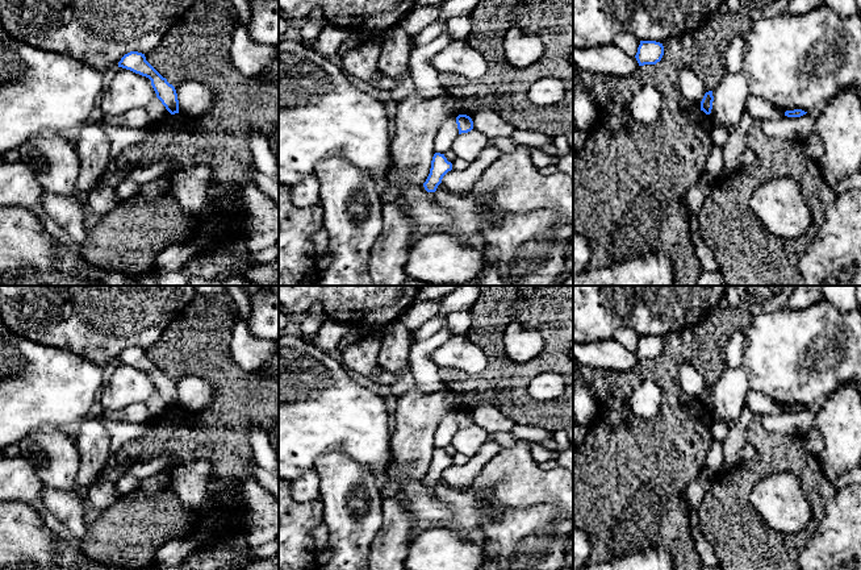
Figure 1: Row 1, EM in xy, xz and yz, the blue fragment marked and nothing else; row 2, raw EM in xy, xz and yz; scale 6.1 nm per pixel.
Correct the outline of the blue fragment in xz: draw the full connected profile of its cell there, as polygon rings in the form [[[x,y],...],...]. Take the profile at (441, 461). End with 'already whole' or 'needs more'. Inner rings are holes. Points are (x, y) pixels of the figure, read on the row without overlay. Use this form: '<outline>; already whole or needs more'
[[[435,448],[431,455],[430,469],[423,478],[427,487],[435,487],[442,478],[443,471],[452,465],[452,458],[447,455],[444,449]]]; already whole

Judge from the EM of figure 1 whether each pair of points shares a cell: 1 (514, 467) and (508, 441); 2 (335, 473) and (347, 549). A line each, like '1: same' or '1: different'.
1: different
2: same

